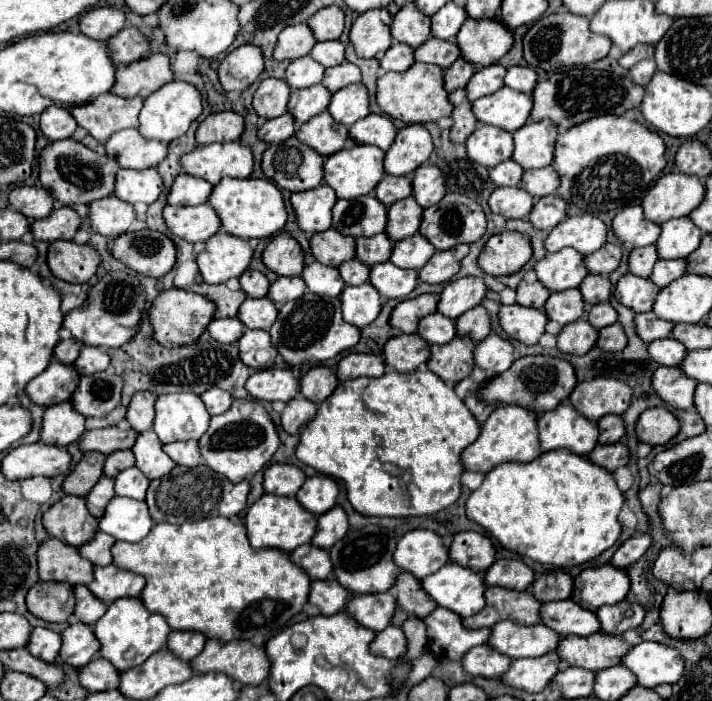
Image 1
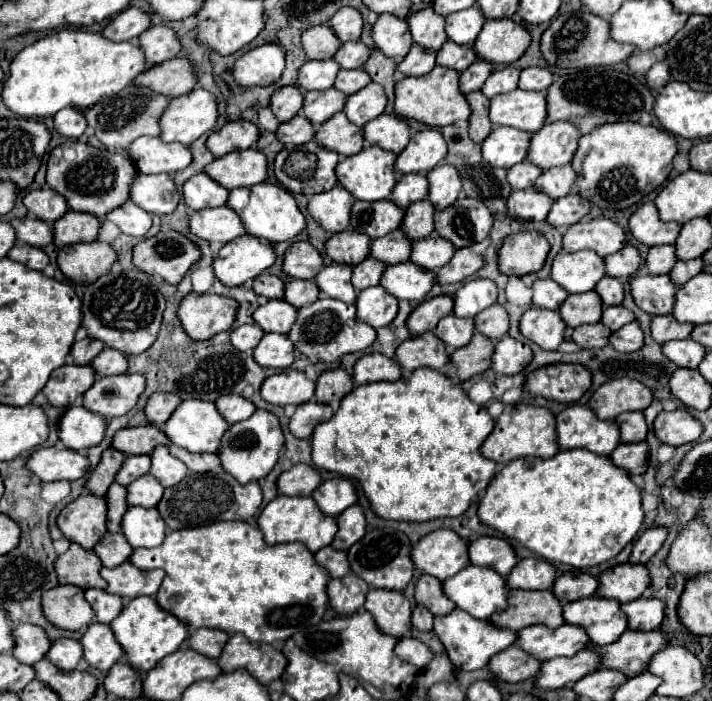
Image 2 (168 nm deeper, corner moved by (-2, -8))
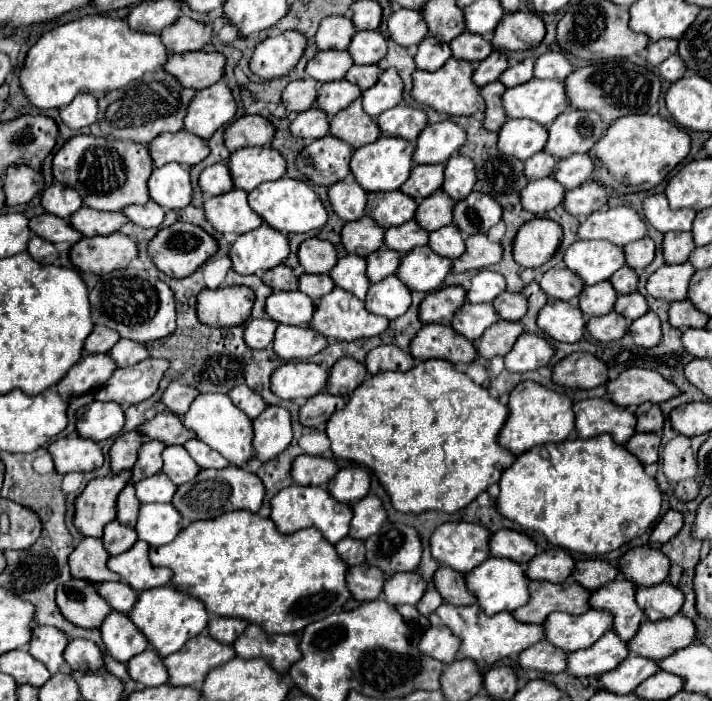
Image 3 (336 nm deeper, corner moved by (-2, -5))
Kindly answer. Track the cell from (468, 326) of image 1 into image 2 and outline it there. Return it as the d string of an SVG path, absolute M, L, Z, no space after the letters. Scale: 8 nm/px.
M492 304L490 308L482 310L480 314L476 314L474 320L476 320L476 330L492 340L500 340L508 332L508 326L510 326L508 312L500 304Z

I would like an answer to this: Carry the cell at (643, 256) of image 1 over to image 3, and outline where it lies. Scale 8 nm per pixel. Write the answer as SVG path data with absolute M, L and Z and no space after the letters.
M666 233L662 241L662 255L666 265L684 263L694 249L692 233Z

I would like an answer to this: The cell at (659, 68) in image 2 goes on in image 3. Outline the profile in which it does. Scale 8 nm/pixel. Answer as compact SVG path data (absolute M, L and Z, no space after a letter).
M676 55L668 57L658 69L660 69L660 75L662 75L668 83L678 81L678 79L684 75L684 63L682 63L680 57L676 57Z

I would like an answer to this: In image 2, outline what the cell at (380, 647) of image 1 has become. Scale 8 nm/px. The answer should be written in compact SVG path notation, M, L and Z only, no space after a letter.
M404 636L398 640L396 656L402 658L404 662L412 662L418 668L424 668L434 658L432 650L424 642L420 642L418 638L412 638L412 636Z

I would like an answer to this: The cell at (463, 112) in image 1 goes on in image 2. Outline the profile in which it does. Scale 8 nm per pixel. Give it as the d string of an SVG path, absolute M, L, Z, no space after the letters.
M470 92L466 96L466 100L472 106L472 114L470 114L470 138L480 144L492 132L492 122L488 118L488 104L490 104L490 100L482 92Z

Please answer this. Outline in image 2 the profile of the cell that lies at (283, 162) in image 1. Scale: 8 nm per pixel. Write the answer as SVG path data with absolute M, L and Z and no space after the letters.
M314 140L312 142L306 142L306 144L300 144L300 146L294 146L294 148L284 148L276 160L274 160L274 174L278 178L278 182L290 190L290 192L302 192L306 196L312 196L312 194L320 194L320 192L326 192L330 188L334 188L338 184L336 180L336 164L340 162L340 156L332 150L324 150L320 144L316 144Z

